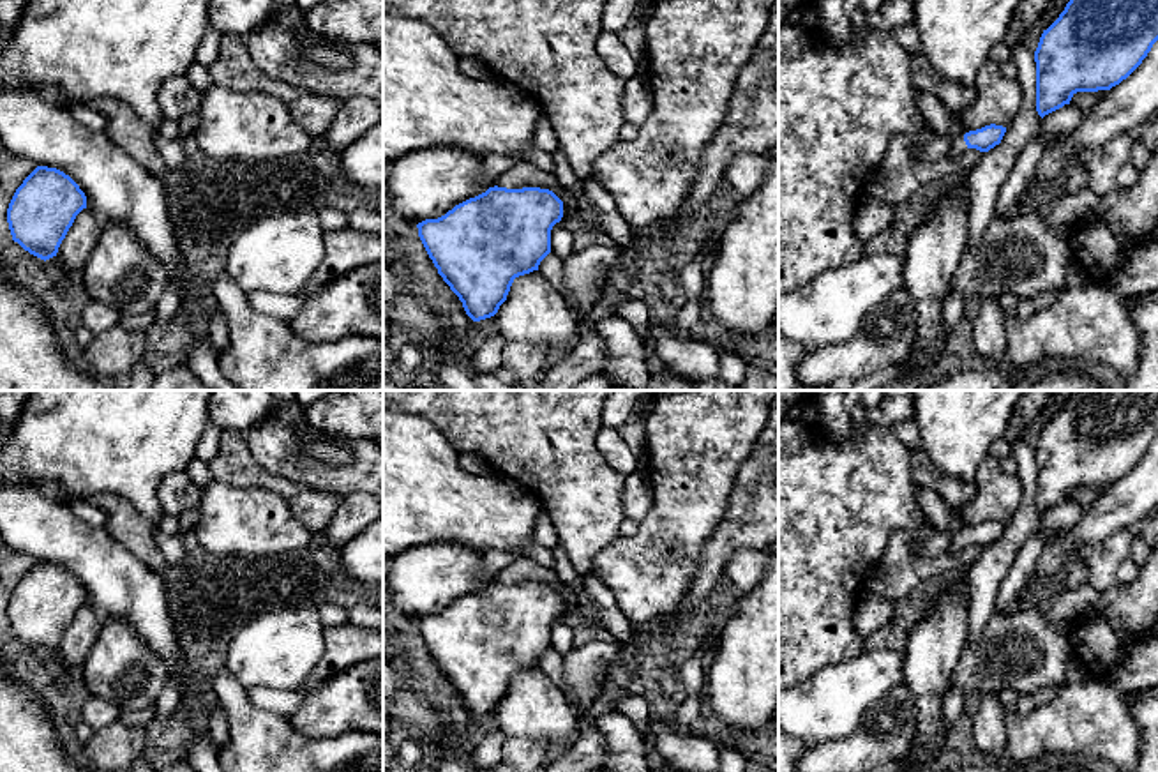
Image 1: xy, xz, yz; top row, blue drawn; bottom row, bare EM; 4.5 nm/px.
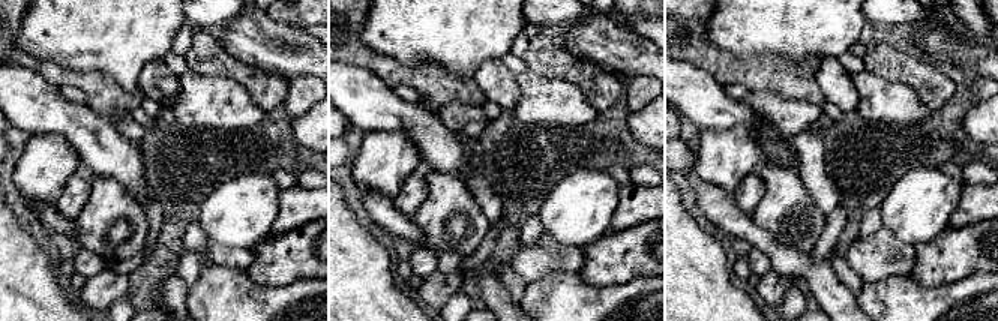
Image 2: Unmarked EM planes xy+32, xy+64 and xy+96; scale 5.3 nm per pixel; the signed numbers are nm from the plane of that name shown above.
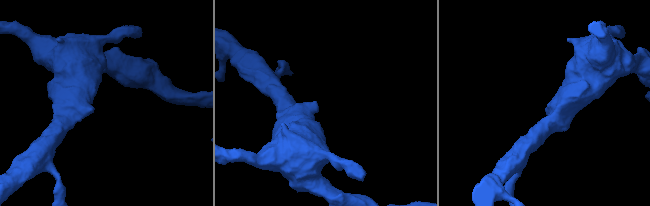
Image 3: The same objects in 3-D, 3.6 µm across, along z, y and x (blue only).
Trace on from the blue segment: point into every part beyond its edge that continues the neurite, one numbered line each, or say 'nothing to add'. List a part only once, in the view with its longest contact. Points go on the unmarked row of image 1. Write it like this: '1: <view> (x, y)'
1: yz (959, 543)

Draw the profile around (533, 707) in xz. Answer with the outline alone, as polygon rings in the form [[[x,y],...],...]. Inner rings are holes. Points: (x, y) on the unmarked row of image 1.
[[[538,666],[514,675],[496,717],[505,738],[545,742],[549,756],[563,753],[579,731],[572,705]]]

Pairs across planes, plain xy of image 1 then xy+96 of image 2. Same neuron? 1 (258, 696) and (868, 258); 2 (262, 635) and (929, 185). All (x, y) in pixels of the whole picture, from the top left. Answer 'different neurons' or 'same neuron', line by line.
1: same neuron
2: same neuron

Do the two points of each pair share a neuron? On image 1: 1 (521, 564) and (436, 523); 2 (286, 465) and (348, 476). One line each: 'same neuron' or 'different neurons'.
1: different neurons
2: same neuron

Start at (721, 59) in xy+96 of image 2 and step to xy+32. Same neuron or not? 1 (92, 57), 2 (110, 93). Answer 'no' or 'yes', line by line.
1: no
2: yes

